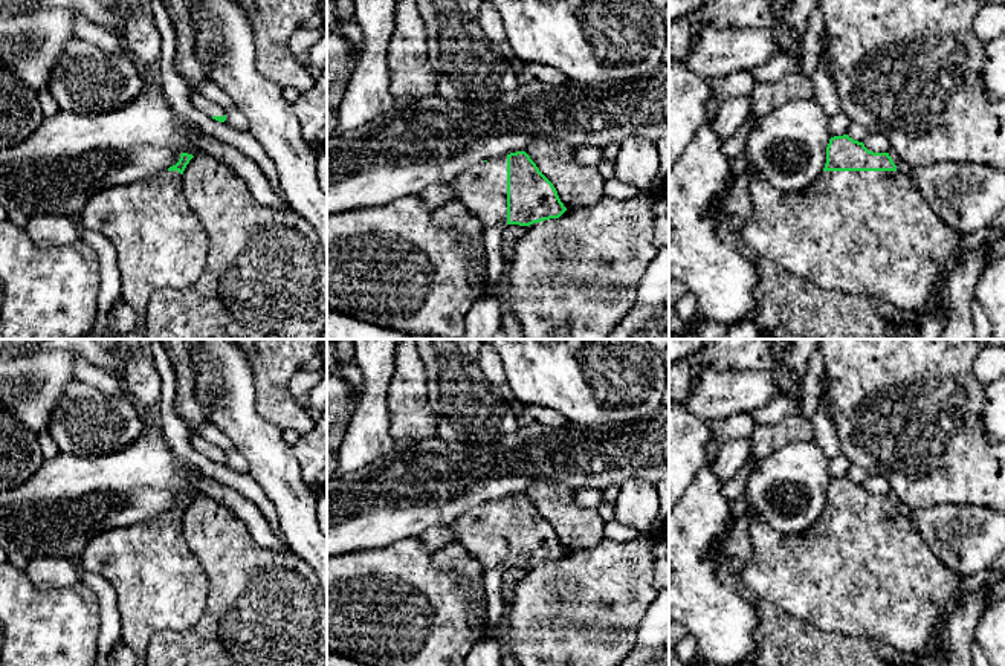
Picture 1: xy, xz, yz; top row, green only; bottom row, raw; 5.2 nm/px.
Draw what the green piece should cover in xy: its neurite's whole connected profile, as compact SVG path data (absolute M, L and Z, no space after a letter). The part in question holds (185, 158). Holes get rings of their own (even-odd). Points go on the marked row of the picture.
M182 153L176 165L153 177L101 189L82 208L82 228L105 235L118 251L121 298L136 312L133 330L144 321L156 289L188 287L205 269L209 238L183 196L182 174L192 157Z

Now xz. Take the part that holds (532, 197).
M525 151L477 163L451 183L460 200L483 226L530 226L559 218L567 208L553 183Z

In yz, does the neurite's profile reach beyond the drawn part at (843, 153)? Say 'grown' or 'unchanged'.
grown

